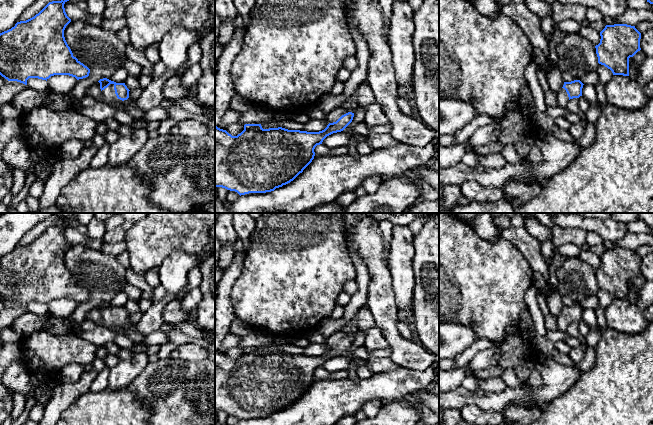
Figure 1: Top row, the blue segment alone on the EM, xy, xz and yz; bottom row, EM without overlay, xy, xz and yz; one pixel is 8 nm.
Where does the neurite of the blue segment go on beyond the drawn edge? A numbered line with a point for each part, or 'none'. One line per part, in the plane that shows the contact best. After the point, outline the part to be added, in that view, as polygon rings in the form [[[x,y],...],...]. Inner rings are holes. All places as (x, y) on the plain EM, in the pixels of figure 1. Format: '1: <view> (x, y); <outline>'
1: xy (109, 320); [[[110,308],[107,312],[102,314],[102,320],[106,327],[114,327],[116,329],[124,329],[124,325],[117,322],[114,314],[114,308]]]

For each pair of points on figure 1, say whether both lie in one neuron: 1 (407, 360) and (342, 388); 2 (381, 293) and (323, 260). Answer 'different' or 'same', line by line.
1: different
2: different

